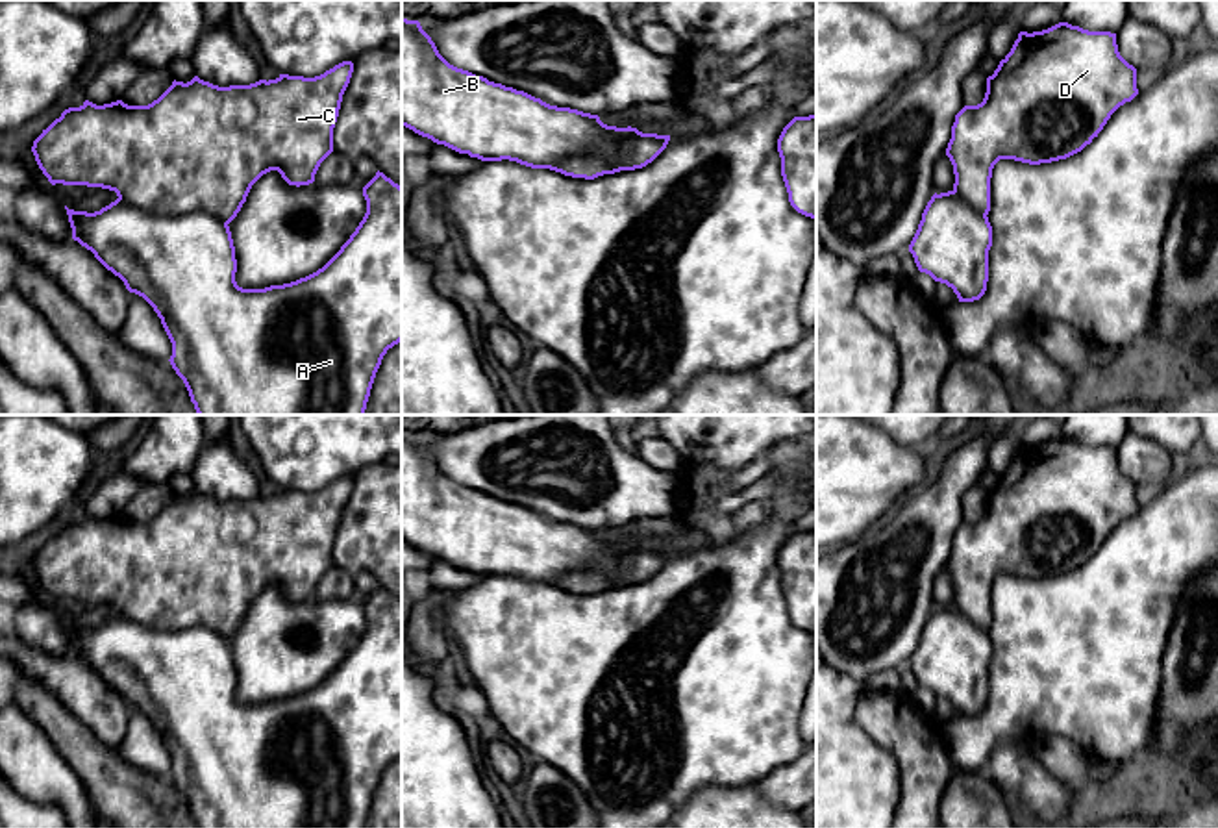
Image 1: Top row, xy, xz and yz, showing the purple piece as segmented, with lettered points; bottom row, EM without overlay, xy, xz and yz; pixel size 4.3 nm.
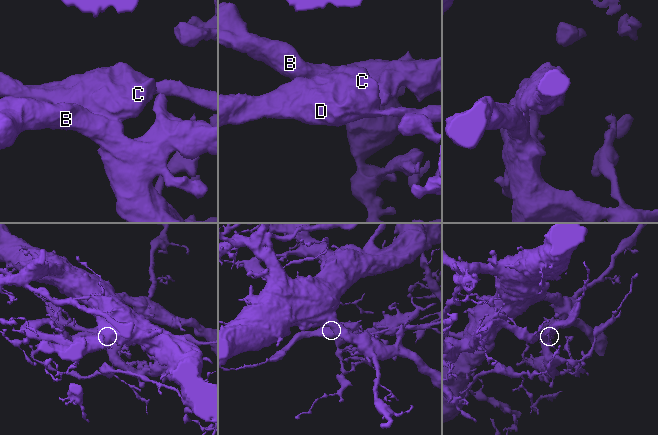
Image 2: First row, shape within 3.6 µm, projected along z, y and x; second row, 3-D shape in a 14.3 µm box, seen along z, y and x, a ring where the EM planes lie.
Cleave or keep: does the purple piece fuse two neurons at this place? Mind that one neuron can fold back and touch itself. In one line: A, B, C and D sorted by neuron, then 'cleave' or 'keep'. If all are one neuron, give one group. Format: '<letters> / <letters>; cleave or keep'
A B / C D; cleave

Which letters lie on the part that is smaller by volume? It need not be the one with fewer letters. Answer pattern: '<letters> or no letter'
C, D

